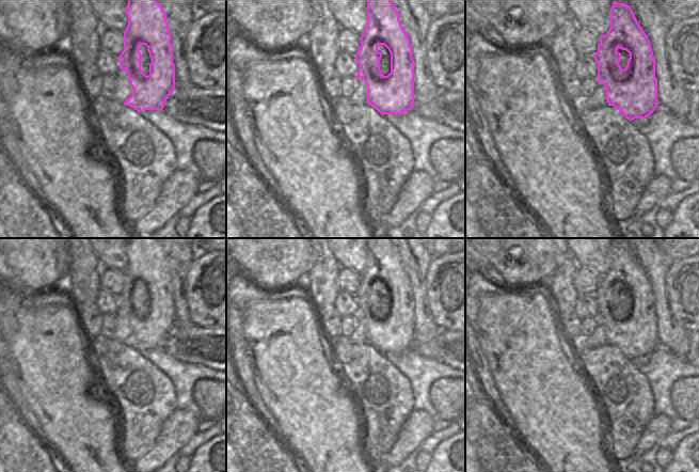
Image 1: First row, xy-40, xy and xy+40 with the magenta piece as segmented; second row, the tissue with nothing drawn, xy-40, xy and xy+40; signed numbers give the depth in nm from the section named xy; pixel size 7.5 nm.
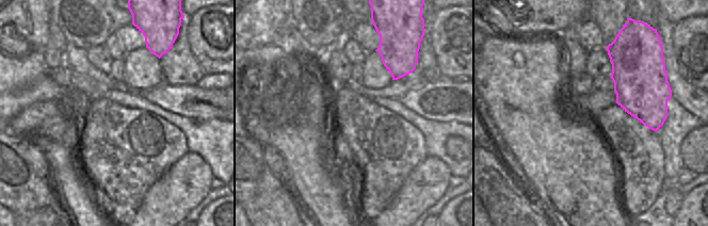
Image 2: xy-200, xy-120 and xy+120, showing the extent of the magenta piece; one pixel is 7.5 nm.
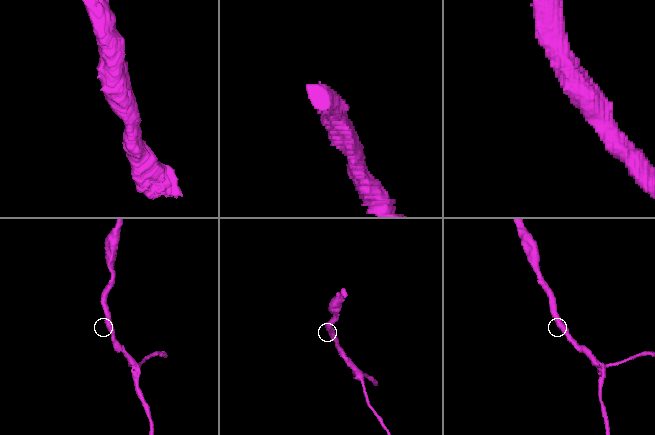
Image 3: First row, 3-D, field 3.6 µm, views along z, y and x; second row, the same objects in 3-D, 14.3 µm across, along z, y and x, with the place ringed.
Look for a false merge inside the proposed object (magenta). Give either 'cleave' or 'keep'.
keep

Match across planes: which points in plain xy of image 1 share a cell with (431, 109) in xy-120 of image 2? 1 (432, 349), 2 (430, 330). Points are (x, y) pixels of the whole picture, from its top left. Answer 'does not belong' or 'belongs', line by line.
1: belongs
2: does not belong

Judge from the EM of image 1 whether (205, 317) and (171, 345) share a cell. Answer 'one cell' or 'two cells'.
two cells

